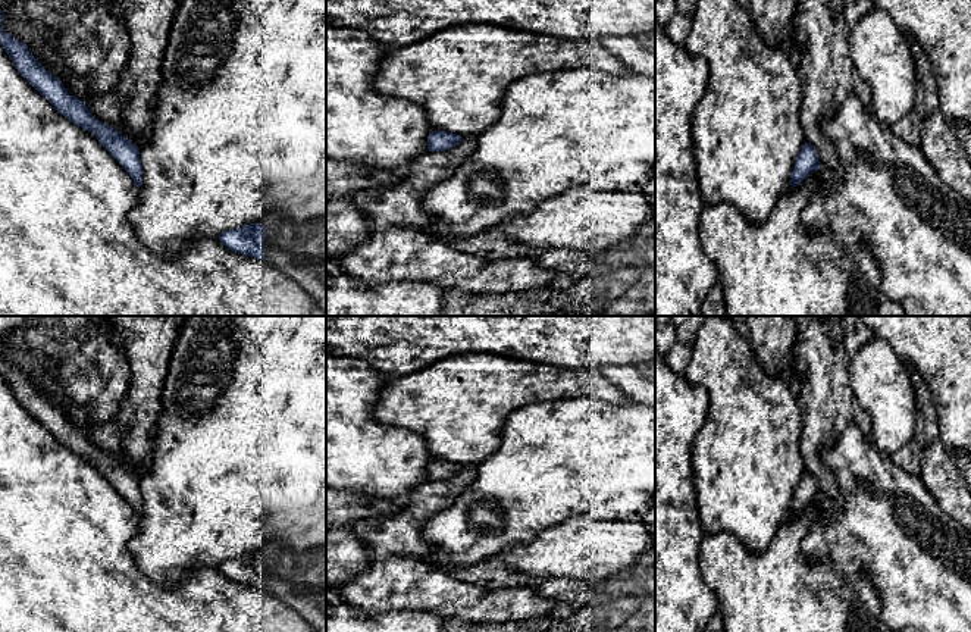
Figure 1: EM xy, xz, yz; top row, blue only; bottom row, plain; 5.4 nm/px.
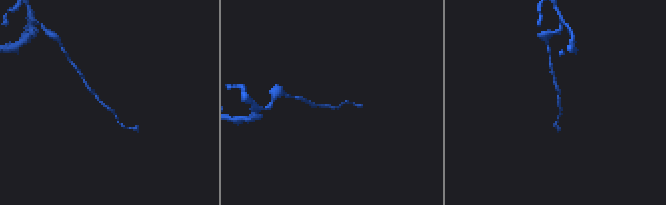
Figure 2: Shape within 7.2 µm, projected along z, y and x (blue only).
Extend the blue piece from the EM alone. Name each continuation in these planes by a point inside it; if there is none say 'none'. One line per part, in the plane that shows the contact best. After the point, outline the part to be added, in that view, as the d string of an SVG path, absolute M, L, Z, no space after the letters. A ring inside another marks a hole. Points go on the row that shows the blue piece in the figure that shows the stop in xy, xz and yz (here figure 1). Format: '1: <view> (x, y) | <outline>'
1: xy (273, 255) | M266 235L263 240L264 259L267 265L272 265L294 279L303 287L326 313L326 285L313 273L298 267L295 257L282 250L272 235Z

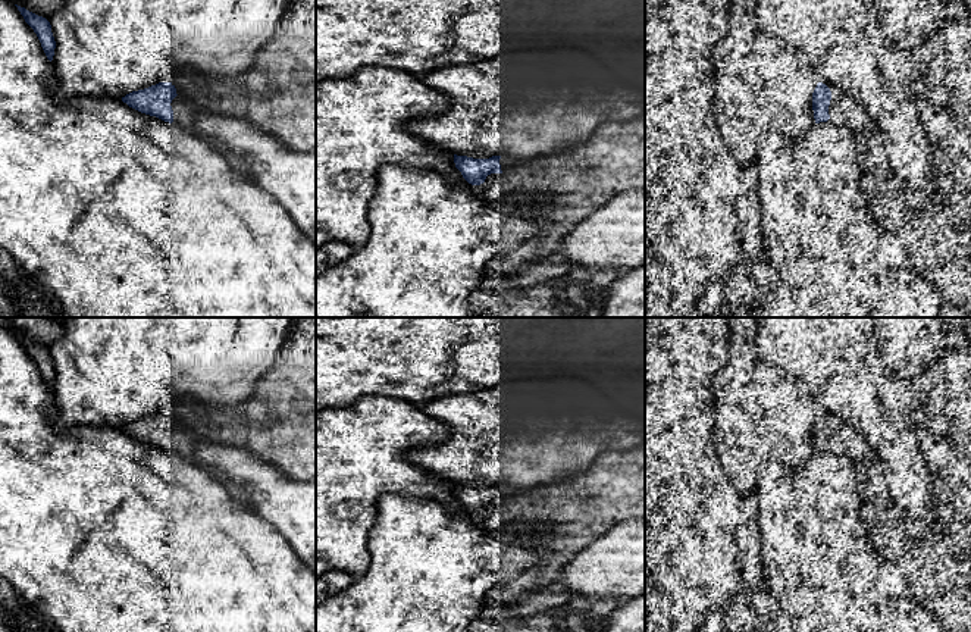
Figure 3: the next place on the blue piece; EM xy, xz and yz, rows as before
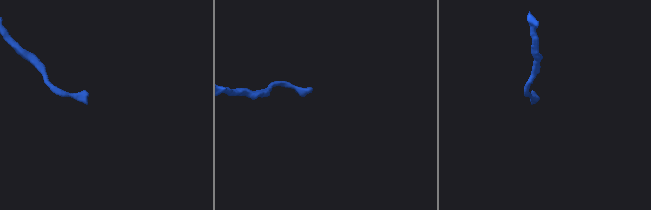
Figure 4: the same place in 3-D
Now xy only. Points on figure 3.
1: xy (184, 115) | M176 96L172 100L170 106L172 106L172 110L173 110L173 122L172 123L179 125L179 126L194 132L195 135L198 135L194 131L195 110L189 104L189 101L182 98L181 96ZM200 137L200 138L203 138L203 137ZM203 138L203 140L206 140L206 138ZM206 140L206 141L209 141L219 153L222 153L226 157L226 160L229 162L232 169L241 178L254 182L254 178L251 175L250 168L247 166L247 163L238 154L232 153L226 146L223 146L220 143L216 143L216 141L212 141L212 140Z

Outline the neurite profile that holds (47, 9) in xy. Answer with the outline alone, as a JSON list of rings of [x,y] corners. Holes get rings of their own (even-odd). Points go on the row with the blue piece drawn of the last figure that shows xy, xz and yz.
[[[10,0],[10,1],[50,21],[62,9],[65,0]]]

